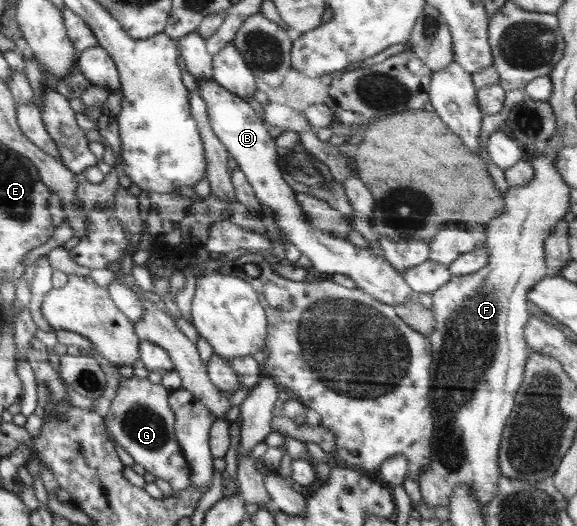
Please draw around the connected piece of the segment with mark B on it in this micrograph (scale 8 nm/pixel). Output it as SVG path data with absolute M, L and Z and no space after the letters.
M198 30L190 32L176 40L179 55L186 64L184 68L194 75L198 82L197 92L204 99L208 109L211 128L216 137L224 144L238 169L244 173L248 184L255 192L261 205L270 207L274 212L274 223L286 236L286 239L310 259L313 270L321 274L341 274L350 277L358 288L388 305L398 305L406 300L416 300L419 293L412 291L403 275L379 255L373 255L368 248L358 249L356 245L343 238L332 236L315 229L307 220L307 215L296 200L296 193L282 179L277 162L277 146L270 136L268 126L256 111L240 96L223 88L212 76L212 56L205 46L205 39Z

